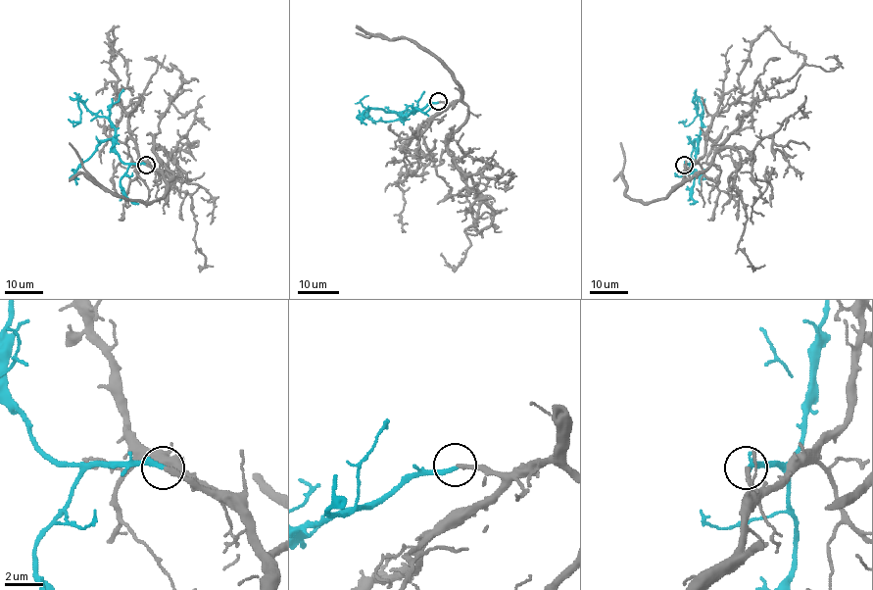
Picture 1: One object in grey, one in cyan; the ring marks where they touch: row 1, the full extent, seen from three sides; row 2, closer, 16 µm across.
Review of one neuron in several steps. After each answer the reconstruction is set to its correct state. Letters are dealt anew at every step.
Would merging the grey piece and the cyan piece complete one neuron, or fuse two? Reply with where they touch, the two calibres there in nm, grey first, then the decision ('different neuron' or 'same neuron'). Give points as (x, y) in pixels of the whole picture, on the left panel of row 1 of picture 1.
at (146, 165); 260 nm thick on the grey side, 280 nm on the other; same neuron

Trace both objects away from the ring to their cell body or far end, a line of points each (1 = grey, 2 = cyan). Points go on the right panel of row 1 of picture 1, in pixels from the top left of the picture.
1: (684, 165), (683, 180), (701, 173), (765, 91), (804, 65), (827, 72), (839, 66), (832, 57), (825, 59)
2: (684, 165), (695, 160), (702, 104), (698, 102), (698, 114), (693, 122), (687, 125), (678, 122)

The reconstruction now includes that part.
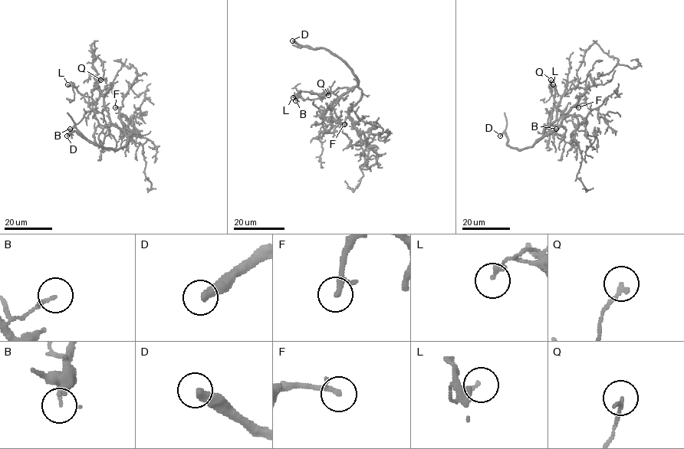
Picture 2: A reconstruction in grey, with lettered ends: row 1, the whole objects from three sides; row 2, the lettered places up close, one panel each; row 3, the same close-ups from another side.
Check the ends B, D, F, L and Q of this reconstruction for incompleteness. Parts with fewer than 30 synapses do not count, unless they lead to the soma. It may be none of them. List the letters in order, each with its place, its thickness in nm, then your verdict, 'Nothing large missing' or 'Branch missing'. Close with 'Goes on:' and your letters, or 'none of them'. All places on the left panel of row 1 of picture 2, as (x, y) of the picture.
B: Place: (70, 129). Thickness 150 nm. Nothing large missing
D: Place: (67, 136). Thickness 400 nm. Branch missing
F: Place: (115, 107). Thickness 240 nm. Branch missing
L: Place: (67, 84). Thickness 240 nm. Nothing large missing
Q: Place: (100, 80). Thickness 170 nm. Nothing large missing
Goes on: D, F

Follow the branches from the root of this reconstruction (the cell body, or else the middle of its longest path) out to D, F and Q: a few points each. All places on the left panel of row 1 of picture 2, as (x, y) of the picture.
D: (126, 135), (126, 143), (116, 149), (90, 142), (75, 131), (67, 136)
F: (126, 135), (129, 136), (131, 131), (119, 117), (119, 109), (115, 107)
Q: (126, 135), (113, 126), (100, 125), (95, 116), (95, 103), (92, 93), (100, 80)

